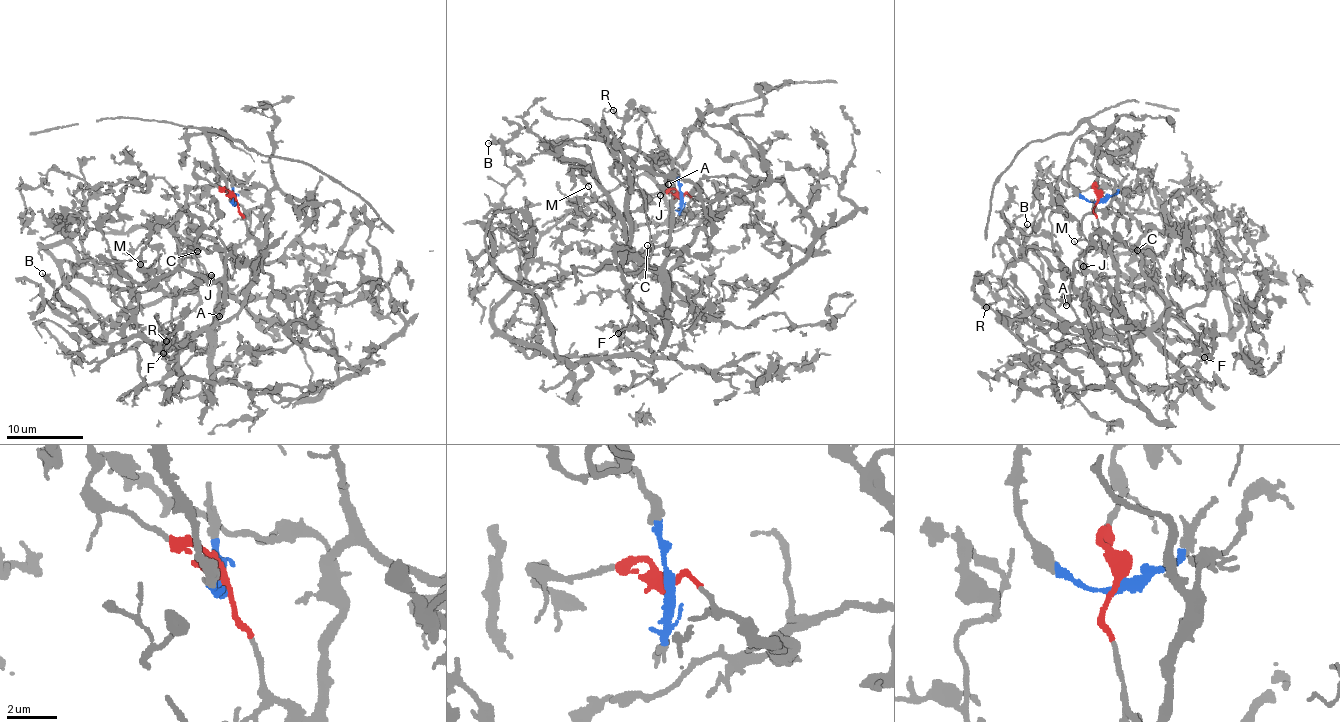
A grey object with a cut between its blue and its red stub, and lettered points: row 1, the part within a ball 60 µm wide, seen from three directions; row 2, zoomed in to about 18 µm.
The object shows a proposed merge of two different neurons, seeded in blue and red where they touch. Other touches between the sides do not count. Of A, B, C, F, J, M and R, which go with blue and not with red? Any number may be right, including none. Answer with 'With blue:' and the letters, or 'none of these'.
With blue: none of these

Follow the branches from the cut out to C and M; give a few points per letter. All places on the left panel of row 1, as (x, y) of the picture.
C: (234, 201), (257, 246), (253, 286), (236, 313), (212, 327), (219, 289), (193, 254), (197, 251)
M: (234, 201), (257, 246), (253, 286), (236, 313), (186, 344), (156, 349), (120, 296), (145, 281), (140, 264)

